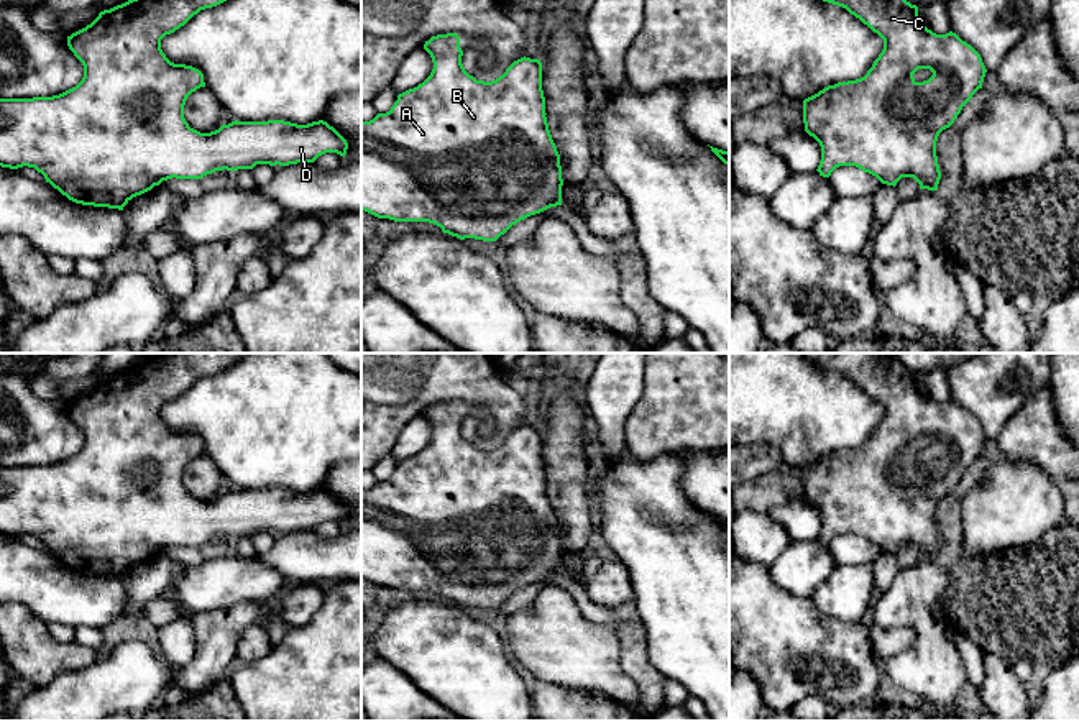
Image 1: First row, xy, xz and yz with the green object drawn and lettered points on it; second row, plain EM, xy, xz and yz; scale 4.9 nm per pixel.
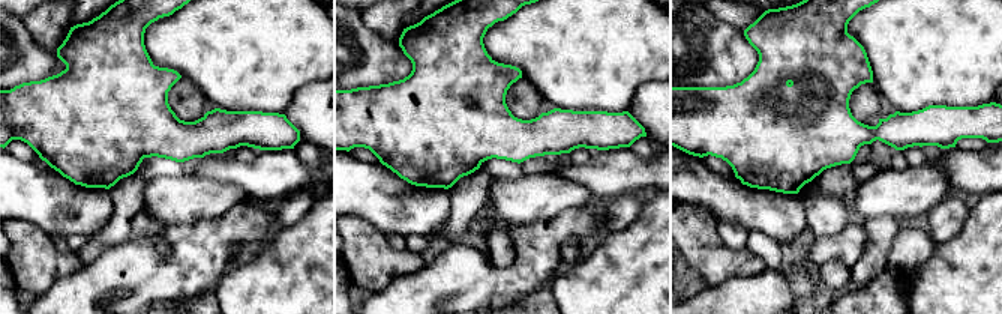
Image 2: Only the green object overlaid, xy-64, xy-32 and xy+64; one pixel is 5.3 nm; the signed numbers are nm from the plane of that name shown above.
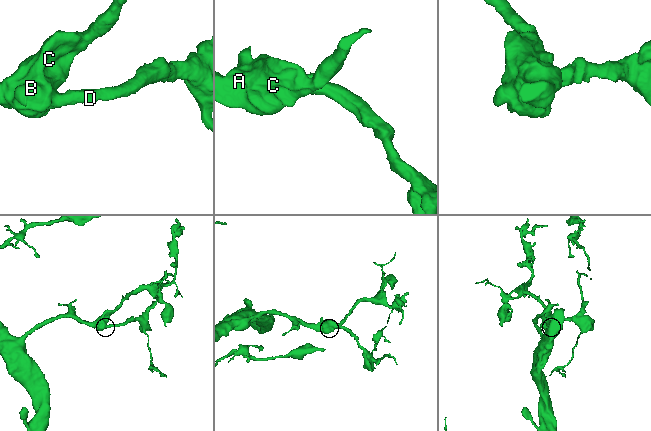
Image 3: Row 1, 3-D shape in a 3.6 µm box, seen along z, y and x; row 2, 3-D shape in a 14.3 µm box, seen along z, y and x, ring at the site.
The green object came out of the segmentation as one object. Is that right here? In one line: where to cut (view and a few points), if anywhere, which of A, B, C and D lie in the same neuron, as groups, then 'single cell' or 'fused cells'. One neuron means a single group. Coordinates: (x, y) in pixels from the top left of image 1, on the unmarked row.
no cut | A B C D | single cell

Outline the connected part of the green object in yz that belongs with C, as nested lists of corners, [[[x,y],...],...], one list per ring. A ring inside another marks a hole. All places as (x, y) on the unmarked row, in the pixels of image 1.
[[[803,353],[803,355],[823,370],[846,376],[851,383],[859,386],[864,393],[867,393],[874,401],[877,401],[884,407],[882,420],[874,429],[872,435],[867,439],[864,445],[828,453],[818,462],[803,468],[805,499],[810,504],[813,504],[821,514],[821,529],[816,539],[820,540],[820,544],[829,545],[831,540],[839,534],[856,534],[864,540],[875,544],[882,552],[887,552],[887,553],[895,555],[902,545],[913,545],[920,552],[920,557],[938,558],[941,539],[939,539],[938,524],[936,524],[936,509],[939,501],[954,491],[962,475],[972,466],[972,463],[979,457],[982,457],[982,450],[987,437],[982,430],[980,422],[953,399],[946,402],[936,402],[931,397],[928,397],[918,386],[918,374],[907,370],[900,363],[895,353]],[[918,437],[930,437],[933,443],[928,448],[916,450],[913,442]]]

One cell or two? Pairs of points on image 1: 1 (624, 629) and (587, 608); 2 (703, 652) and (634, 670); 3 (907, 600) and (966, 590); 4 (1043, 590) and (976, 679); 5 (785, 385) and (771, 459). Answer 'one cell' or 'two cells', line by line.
1: one cell
2: two cells
3: two cells
4: two cells
5: two cells

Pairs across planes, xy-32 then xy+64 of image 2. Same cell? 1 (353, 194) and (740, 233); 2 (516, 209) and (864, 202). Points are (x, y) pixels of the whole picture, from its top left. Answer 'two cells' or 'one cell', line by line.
1: two cells
2: one cell

